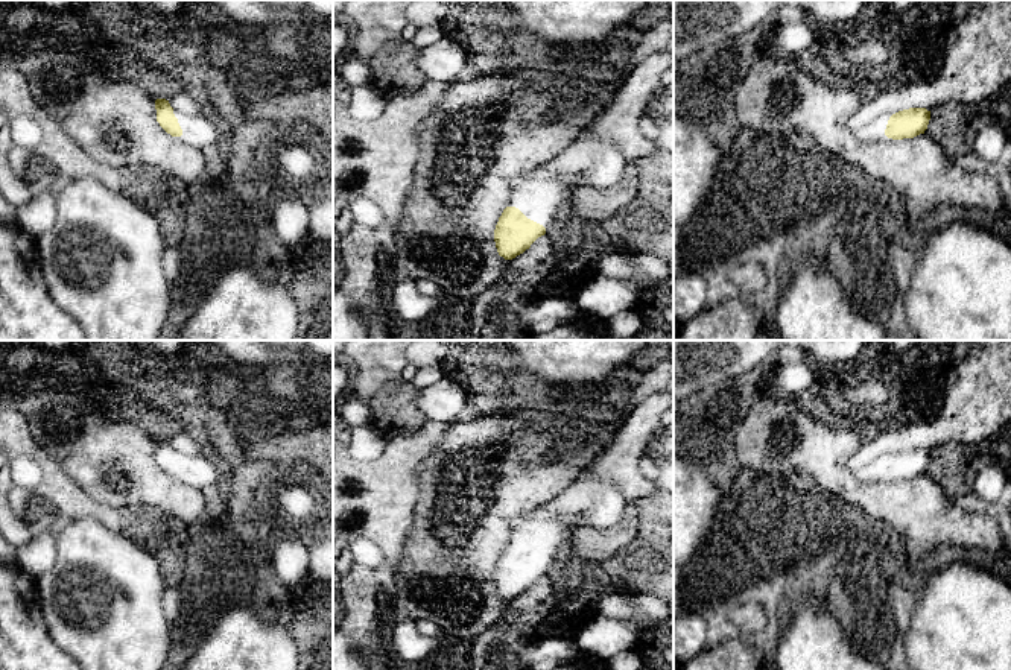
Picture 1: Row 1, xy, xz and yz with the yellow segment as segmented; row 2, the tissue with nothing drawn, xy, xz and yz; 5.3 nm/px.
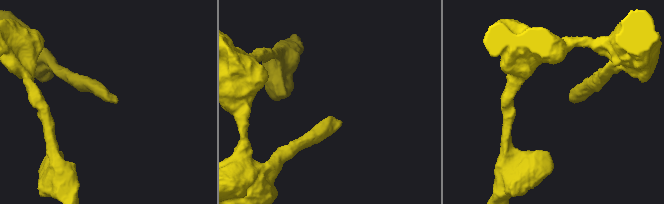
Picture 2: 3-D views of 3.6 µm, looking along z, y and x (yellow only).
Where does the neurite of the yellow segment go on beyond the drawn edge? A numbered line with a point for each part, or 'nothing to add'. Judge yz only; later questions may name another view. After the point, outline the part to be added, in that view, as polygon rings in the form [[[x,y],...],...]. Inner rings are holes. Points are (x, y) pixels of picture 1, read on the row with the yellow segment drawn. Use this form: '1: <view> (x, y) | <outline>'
1: yz (876, 132) | [[[880,117],[873,125],[868,126],[867,134],[864,135],[864,143],[879,143],[886,141],[885,129],[886,129],[886,119]]]

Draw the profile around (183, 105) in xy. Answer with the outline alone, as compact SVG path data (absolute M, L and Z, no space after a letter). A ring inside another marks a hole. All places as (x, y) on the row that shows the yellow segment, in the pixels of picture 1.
M176 94L169 99L173 114L178 120L184 117L205 119L199 103L189 94Z

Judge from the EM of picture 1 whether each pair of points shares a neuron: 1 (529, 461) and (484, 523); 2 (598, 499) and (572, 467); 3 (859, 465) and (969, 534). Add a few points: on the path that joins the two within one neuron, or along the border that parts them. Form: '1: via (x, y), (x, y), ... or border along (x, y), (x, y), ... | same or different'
1: via (514, 476), (484, 508) | same
2: border along (576, 477), (551, 499) | different
3: border along (862, 444), (847, 461), (847, 468), (859, 482) | different

